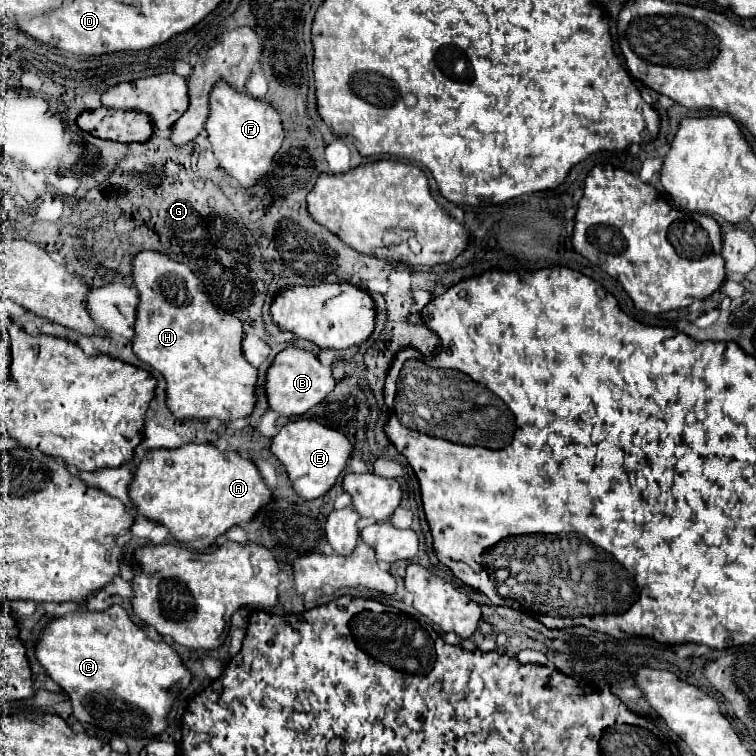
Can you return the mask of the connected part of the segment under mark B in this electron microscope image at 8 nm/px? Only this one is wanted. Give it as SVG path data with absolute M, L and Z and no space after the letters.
M290 346L276 354L274 362L266 370L266 398L270 408L280 416L302 416L310 408L314 408L318 402L322 402L332 388L336 386L336 380L332 376L332 368L326 368L318 362L316 354L300 350L296 346Z

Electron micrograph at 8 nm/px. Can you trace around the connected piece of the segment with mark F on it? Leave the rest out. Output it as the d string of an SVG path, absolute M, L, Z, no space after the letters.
M226 80L216 82L210 92L210 114L204 126L220 166L244 188L254 186L258 178L270 170L270 162L282 146L284 138L280 114L276 108L266 100L246 94L244 90L236 90Z

